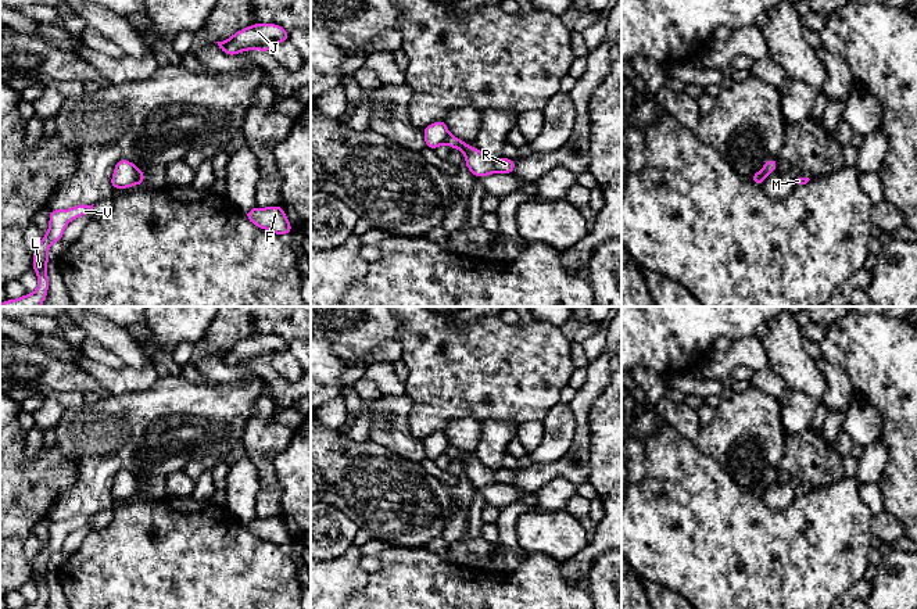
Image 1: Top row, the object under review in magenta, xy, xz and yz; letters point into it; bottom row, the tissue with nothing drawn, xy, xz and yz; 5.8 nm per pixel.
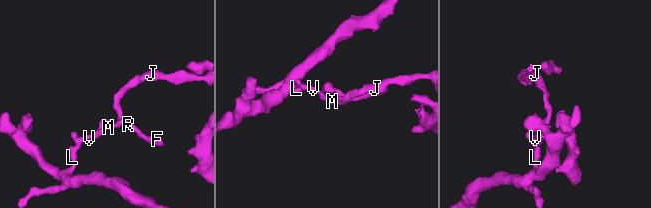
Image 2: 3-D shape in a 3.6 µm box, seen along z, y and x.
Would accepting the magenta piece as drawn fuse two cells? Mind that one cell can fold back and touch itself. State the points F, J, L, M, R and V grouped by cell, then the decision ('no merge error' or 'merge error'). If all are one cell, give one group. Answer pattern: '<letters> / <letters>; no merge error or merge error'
F J R / L M V; merge error

